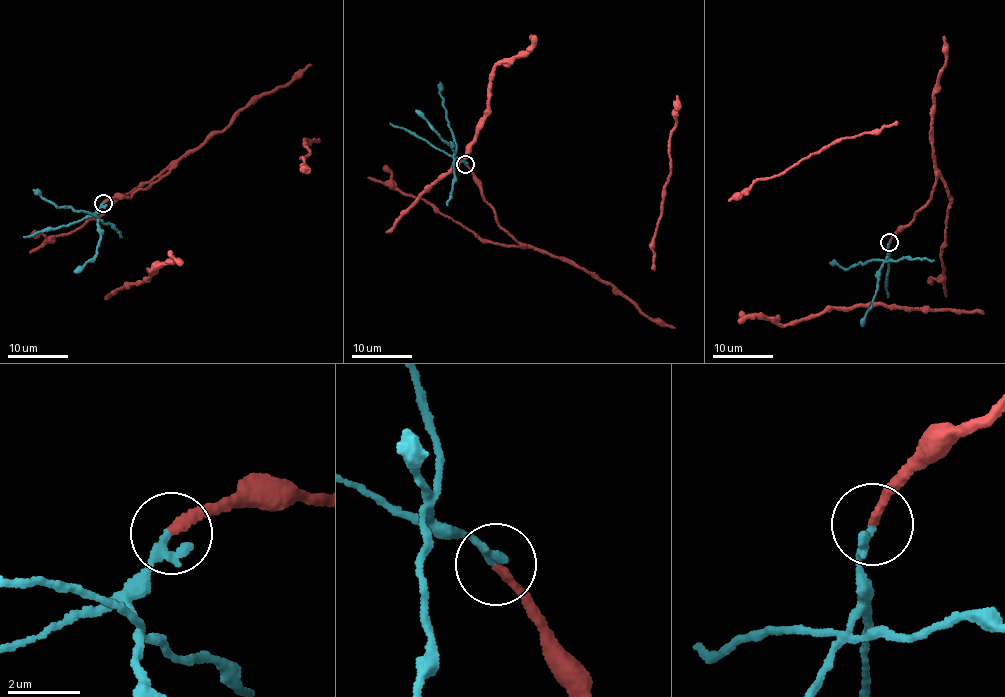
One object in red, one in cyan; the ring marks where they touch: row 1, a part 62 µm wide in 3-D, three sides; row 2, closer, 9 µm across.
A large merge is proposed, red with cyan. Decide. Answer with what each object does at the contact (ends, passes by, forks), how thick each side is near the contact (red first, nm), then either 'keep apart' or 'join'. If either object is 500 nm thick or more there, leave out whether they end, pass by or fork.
red ends there; cyan passes by; 240 nm thick on the red side, 160 nm on the other; keep apart

